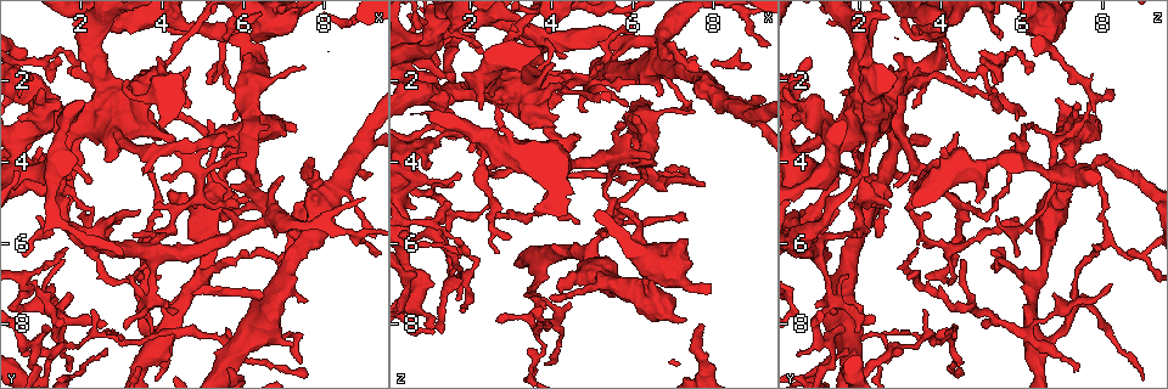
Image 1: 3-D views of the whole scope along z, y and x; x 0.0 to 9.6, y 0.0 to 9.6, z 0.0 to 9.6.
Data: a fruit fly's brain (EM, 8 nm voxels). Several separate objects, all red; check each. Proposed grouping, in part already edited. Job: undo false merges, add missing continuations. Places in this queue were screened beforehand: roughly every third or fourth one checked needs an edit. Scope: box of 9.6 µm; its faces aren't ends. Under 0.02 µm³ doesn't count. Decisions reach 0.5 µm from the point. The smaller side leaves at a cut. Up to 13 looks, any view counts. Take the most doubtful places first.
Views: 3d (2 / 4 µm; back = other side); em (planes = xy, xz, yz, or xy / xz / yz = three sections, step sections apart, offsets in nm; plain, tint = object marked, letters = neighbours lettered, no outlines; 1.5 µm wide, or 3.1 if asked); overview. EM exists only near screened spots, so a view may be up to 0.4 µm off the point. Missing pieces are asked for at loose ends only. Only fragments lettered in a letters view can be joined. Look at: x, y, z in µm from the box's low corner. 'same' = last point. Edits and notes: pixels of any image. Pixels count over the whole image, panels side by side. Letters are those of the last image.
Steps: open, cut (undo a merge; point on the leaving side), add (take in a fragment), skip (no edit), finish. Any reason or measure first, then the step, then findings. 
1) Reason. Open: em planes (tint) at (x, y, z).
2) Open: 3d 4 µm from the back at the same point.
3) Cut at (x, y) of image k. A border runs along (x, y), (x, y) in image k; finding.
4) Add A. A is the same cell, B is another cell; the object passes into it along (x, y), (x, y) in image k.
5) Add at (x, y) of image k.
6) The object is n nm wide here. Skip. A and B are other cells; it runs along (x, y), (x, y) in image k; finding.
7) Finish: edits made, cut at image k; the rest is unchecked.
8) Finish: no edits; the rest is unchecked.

Free end. Open: em planes (plain) at (7.70, 4.00, 8.05).

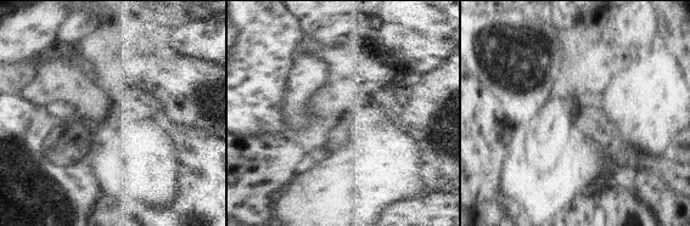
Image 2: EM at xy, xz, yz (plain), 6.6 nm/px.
What lies round it. Open: em planes (letters) at the same point.

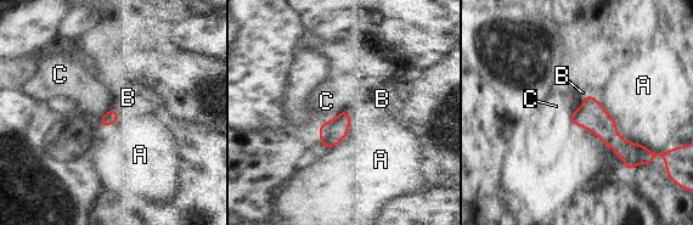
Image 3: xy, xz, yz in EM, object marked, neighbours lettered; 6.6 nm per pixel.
Add at (128, 97) of image 3. B is the same cell, A and C are other cells; the object passes into it along (111, 117), (114, 111), (128, 97) in image 3; it goes on there.

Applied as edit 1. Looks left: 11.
Tapers out. Open: 3d 4 µm at (1.15, 8.65, 3.15).

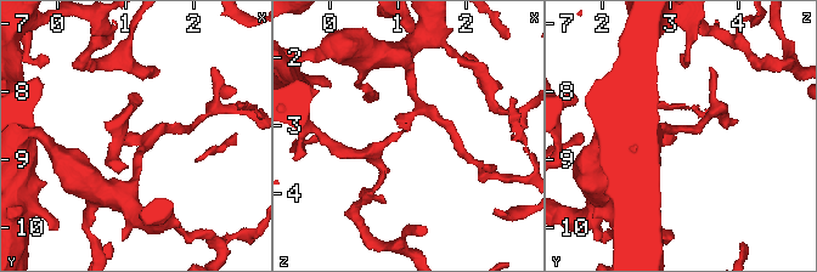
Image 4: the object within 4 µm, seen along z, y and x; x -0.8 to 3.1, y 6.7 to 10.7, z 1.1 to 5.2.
Open: em xz step 4 (tint) at (1.10, 8.70, 3.05).

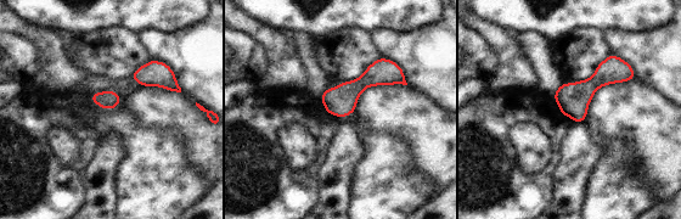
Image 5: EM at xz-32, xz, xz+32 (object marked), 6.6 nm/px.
Open: em planes (letters) at the same point.

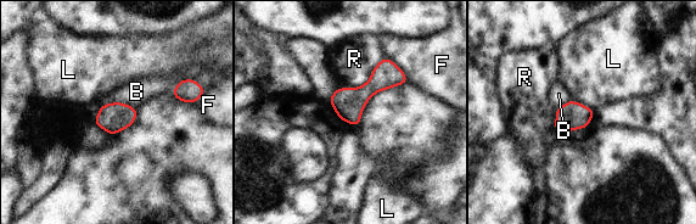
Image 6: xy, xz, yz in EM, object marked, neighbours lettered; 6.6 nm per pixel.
The object is 190 nm wide here. Skip. B, F, L and R are other cells; a border runs along (572, 99), (587, 105), (595, 112) in image 6; none of them fits.

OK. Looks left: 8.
Free end. Open: 3d 4 µm at (1.70, 9.10, 7.30).

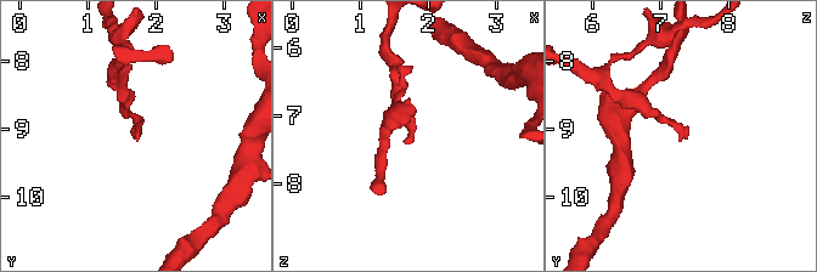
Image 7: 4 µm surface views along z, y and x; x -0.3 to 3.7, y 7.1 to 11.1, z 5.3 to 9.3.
Open: em planes (letters) at (1.70, 9.15, 7.35).

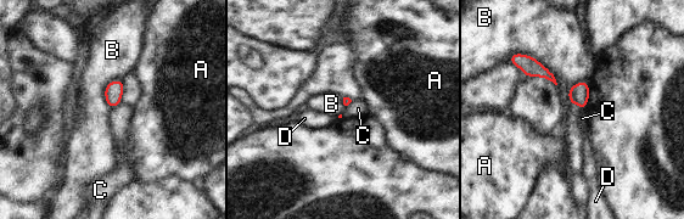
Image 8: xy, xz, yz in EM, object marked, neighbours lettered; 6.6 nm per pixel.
The longest contact is with B, 360 nm. Skip. A, B, C and D are other cells; none of them fits.

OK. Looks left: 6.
Sudden change in width. Open: em xy step 8 (tint) at (8.20, 4.65, 2.50).

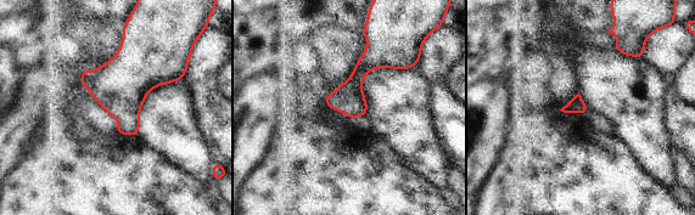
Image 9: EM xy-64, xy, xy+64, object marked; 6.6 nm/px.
Open: em xz step 8 (letters) at the same point.

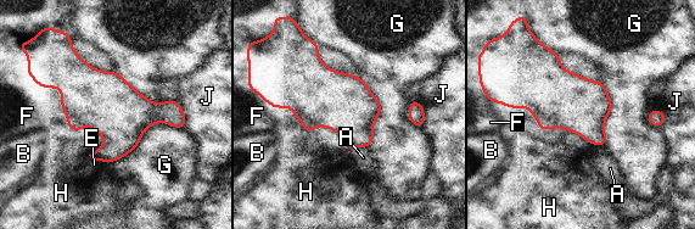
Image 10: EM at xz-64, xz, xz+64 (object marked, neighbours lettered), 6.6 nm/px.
Skip. A, B, E, F, G, H and J are other cells; a border runs along (89, 155), (101, 162) in image 10; continuous, no second neuron.

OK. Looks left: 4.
An open end. Open: 3d 4 µm at (5.80, 2.95, 5.80).

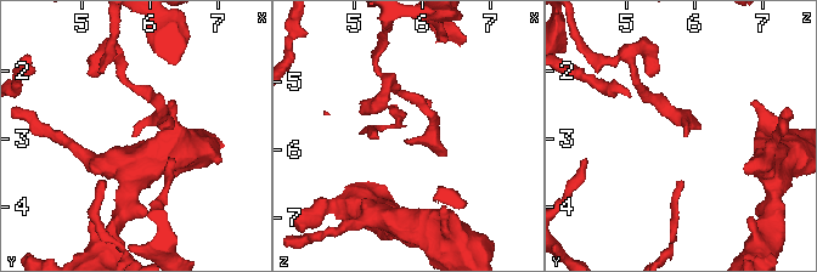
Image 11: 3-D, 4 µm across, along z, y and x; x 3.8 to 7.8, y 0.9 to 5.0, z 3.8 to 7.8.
Now the EM. Open: em yz step 8 (tint) at (5.80, 2.95, 5.85).

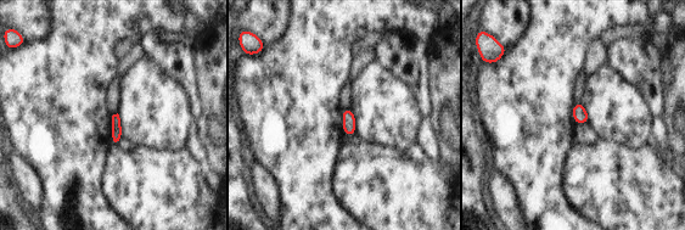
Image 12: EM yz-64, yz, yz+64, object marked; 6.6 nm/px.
Cut it another way. Open: em planes (letters) at the same point.

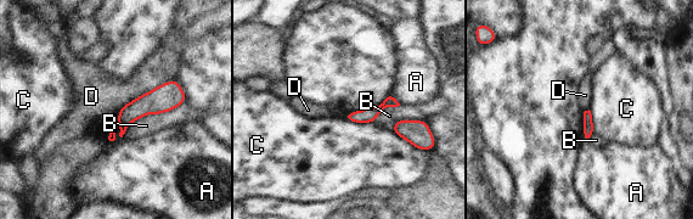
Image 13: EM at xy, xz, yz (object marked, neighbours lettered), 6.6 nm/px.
Skip. A, B, C and D are other cells; no lettered fragment goes on from it.

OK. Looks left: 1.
Finish: edits made, add at image 3; the rest is unchecked.

